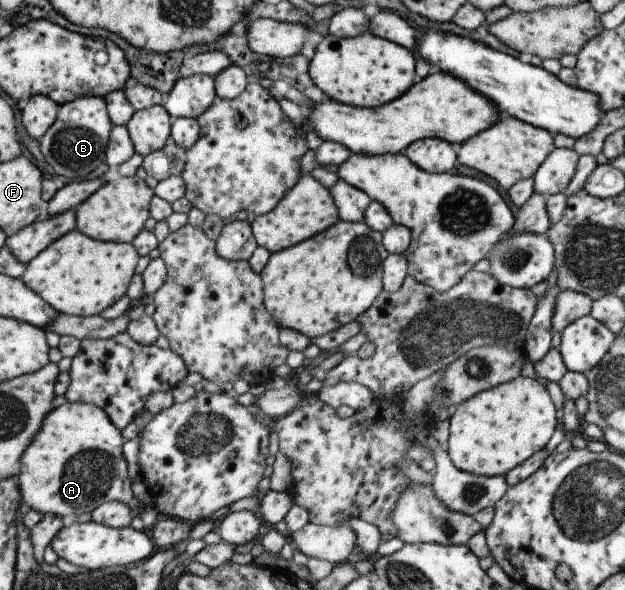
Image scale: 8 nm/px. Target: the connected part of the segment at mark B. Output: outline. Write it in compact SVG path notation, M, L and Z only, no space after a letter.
M83 95L58 105L55 121L38 139L42 159L53 169L55 175L62 175L71 181L81 181L104 162L112 125L102 97Z

